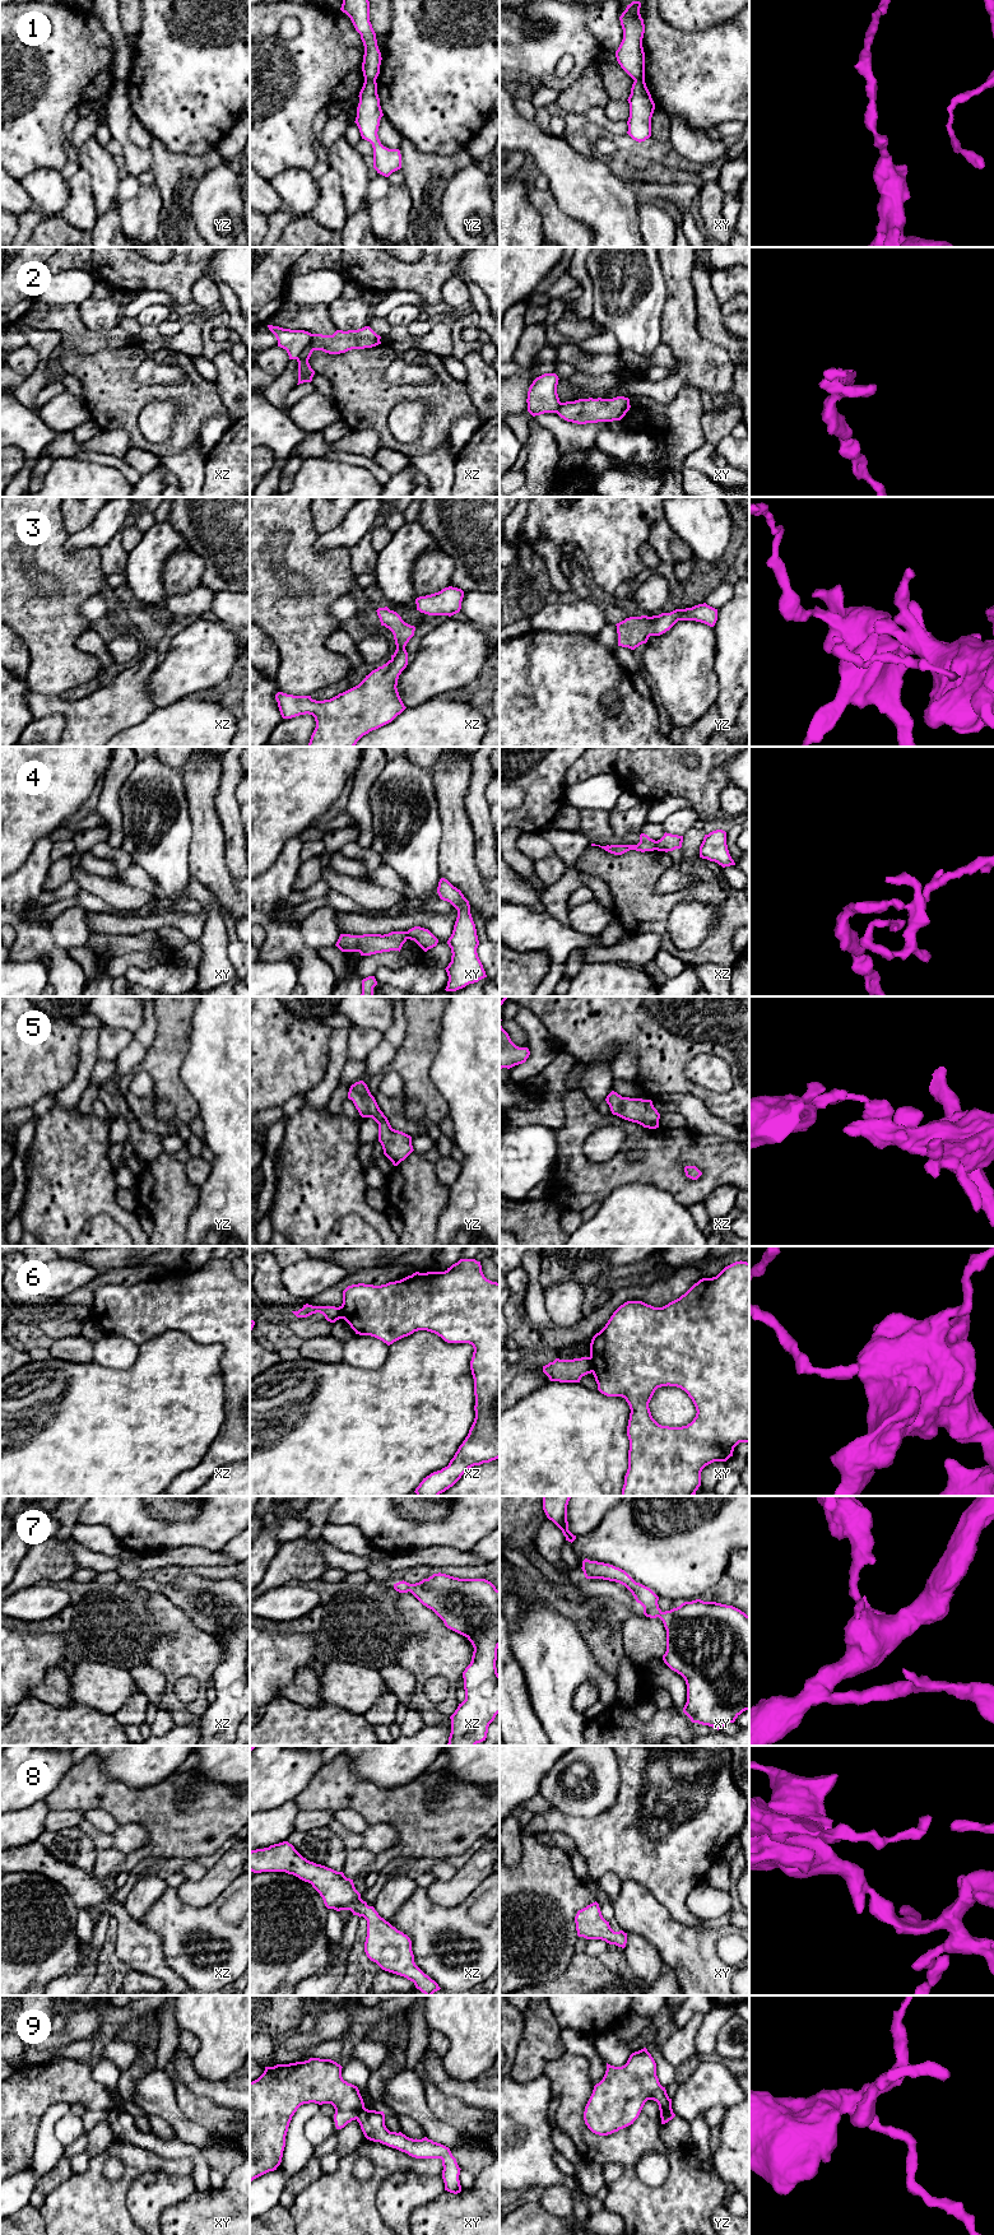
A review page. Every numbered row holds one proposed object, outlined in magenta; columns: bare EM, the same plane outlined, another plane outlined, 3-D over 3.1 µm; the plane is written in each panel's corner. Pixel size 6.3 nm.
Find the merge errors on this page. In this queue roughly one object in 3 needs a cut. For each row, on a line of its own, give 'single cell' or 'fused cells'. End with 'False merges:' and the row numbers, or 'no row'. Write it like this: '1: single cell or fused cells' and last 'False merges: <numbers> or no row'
1: fused cells
2: fused cells
3: single cell
4: fused cells
5: single cell
6: fused cells
7: single cell
8: single cell
9: fused cells
False merges: 1, 2, 4, 6, 9

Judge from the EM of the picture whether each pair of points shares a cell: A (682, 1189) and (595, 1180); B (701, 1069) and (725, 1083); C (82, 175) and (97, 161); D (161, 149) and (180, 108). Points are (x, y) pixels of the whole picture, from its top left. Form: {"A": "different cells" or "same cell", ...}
{"A": "same cell", "B": "same cell", "C": "different cells", "D": "different cells"}

